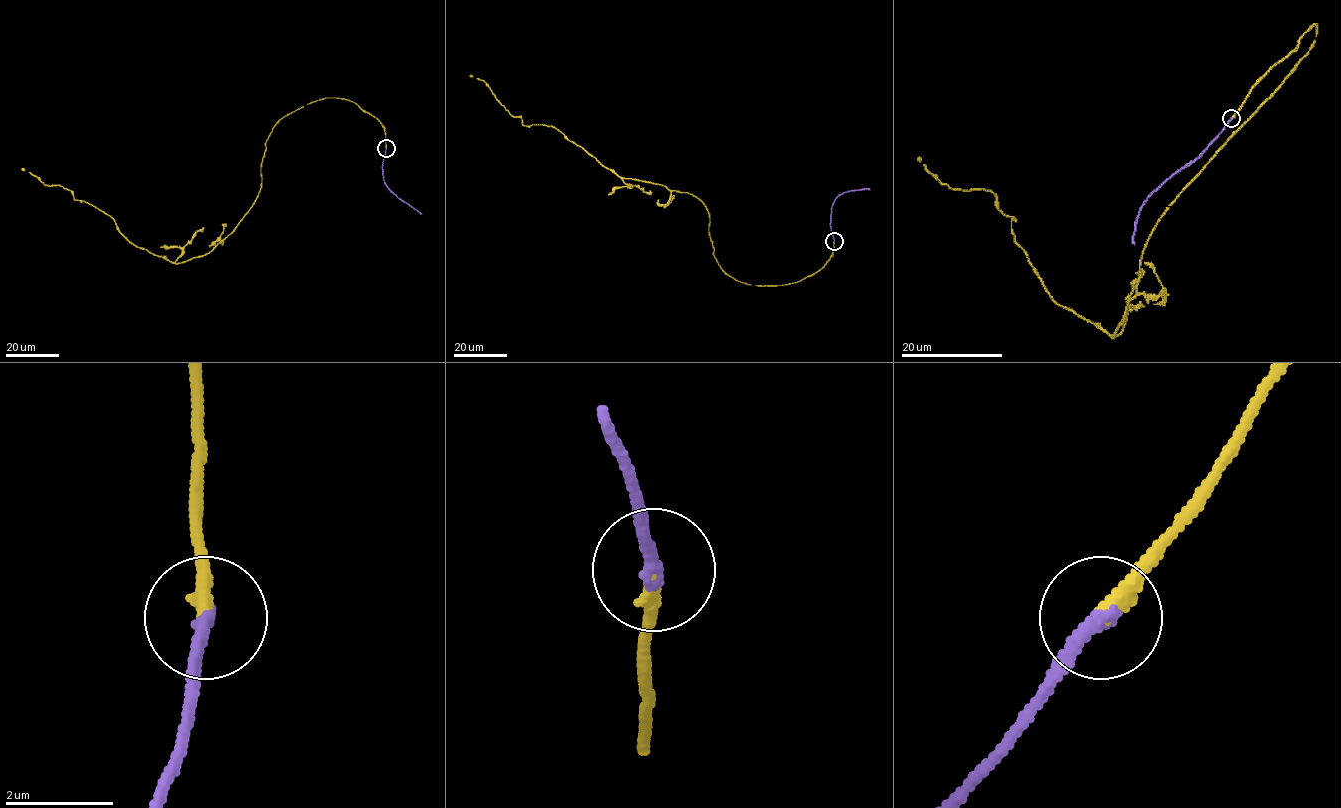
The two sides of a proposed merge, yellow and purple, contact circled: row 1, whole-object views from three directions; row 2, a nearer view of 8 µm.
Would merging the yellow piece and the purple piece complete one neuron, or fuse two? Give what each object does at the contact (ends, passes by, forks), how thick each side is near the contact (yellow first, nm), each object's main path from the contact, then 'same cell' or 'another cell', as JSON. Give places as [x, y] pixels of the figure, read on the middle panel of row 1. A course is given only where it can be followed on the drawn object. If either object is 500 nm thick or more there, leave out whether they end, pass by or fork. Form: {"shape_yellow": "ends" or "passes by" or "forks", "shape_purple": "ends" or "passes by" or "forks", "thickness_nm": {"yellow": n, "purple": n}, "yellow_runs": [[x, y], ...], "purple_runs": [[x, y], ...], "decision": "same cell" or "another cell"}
{"shape_yellow": "ends", "shape_purple": "ends", "thickness_nm": {"yellow": 320, "purple": 280}, "yellow_runs": [[834, 240], [801, 281], [730, 277], [697, 197], [620, 178], [557, 129], [524, 126], [469, 75]], "purple_runs": [[834, 240], [830, 223], [833, 201], [847, 191], [870, 189]], "decision": "same cell"}

